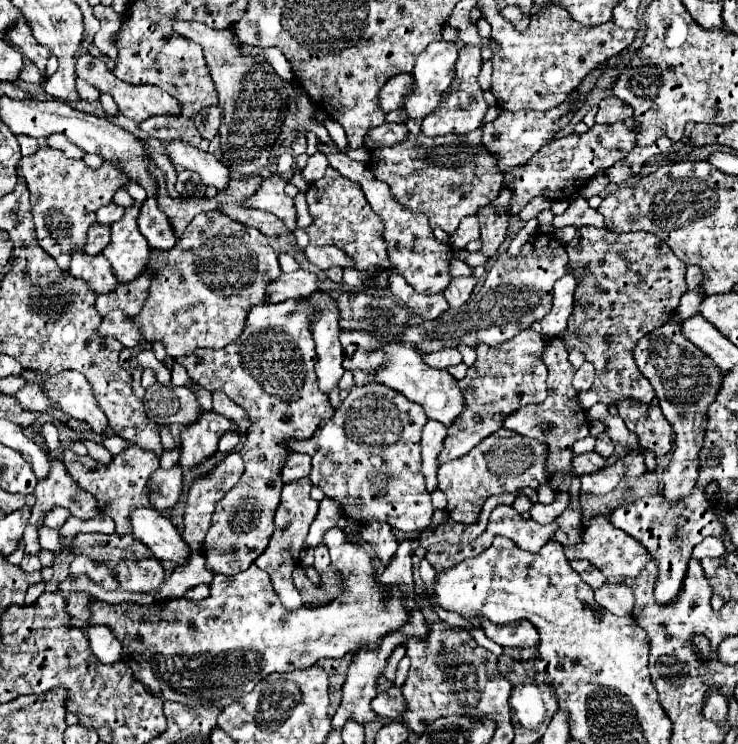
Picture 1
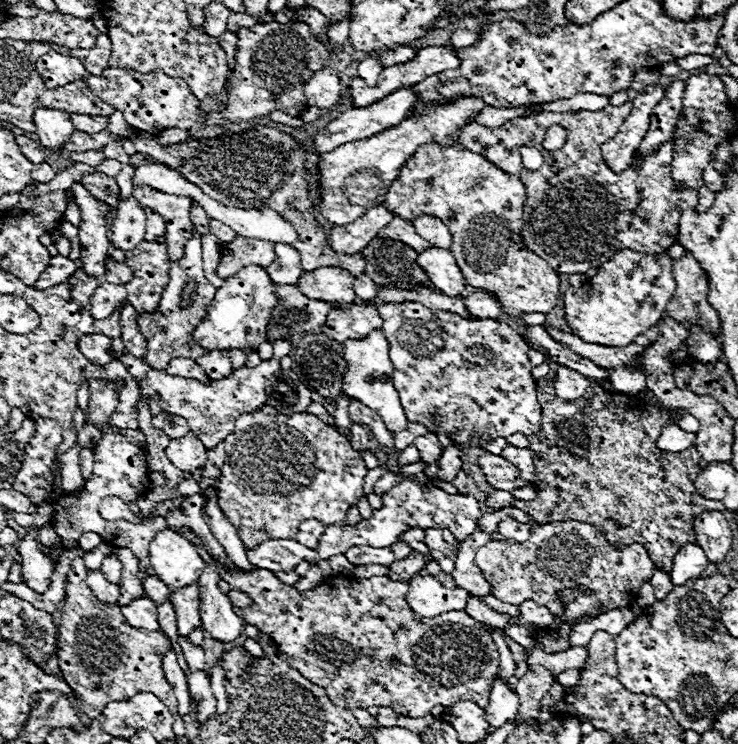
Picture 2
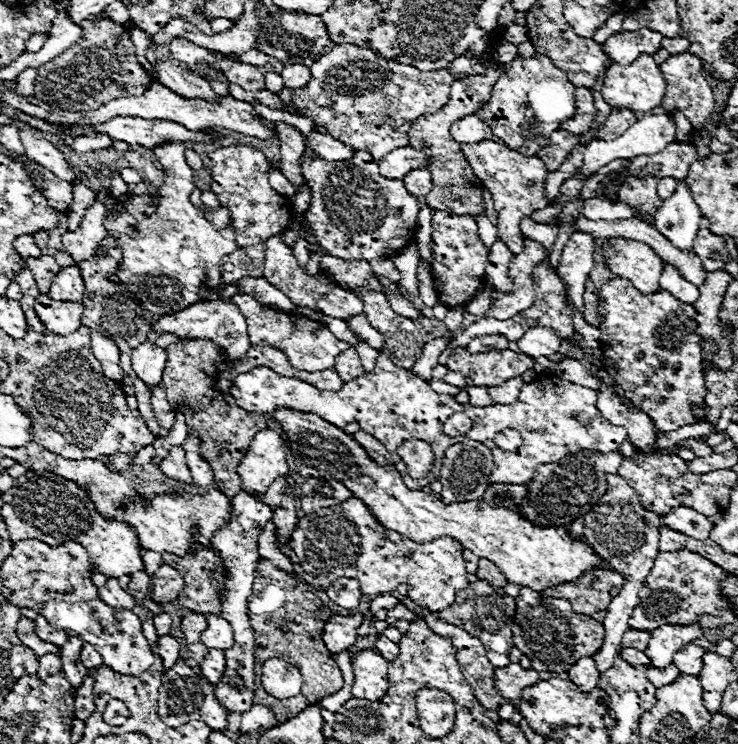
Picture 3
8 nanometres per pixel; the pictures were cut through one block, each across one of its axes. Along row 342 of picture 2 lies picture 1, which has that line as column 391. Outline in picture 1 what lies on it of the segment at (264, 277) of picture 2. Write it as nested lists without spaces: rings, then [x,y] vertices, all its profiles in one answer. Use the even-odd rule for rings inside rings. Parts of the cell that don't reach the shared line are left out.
[[[318,142],[318,150],[322,154],[328,156],[330,160],[330,166],[334,170],[338,170],[342,176],[346,176],[348,180],[354,180],[362,186],[364,194],[366,194],[366,200],[370,202],[372,210],[384,220],[384,238],[386,238],[386,244],[388,244],[388,258],[396,264],[396,272],[400,276],[406,278],[406,282],[416,290],[416,292],[422,292],[422,294],[436,294],[436,292],[442,292],[448,282],[450,282],[450,274],[448,274],[448,260],[452,258],[452,248],[444,242],[438,242],[432,234],[432,228],[428,224],[428,218],[424,214],[414,214],[410,210],[406,210],[404,206],[400,206],[392,194],[390,194],[390,188],[376,180],[374,174],[370,174],[370,166],[364,164],[364,162],[354,162],[350,160],[346,154],[340,154],[340,150],[324,144],[324,142]]]

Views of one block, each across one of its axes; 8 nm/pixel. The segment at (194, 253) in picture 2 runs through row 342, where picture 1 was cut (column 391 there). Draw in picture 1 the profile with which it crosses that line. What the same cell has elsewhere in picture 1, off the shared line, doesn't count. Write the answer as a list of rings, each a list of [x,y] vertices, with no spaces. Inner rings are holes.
[[[478,128],[470,134],[446,134],[432,138],[424,134],[410,134],[406,140],[390,148],[372,150],[368,164],[374,176],[390,186],[390,192],[394,198],[398,198],[398,202],[402,202],[402,206],[408,210],[418,210],[418,214],[426,214],[432,228],[442,228],[444,232],[452,234],[464,216],[476,214],[482,206],[488,206],[488,202],[492,202],[502,190],[502,172],[498,166],[494,166],[494,162],[498,162],[498,158],[494,158],[490,150],[484,150],[482,128]]]

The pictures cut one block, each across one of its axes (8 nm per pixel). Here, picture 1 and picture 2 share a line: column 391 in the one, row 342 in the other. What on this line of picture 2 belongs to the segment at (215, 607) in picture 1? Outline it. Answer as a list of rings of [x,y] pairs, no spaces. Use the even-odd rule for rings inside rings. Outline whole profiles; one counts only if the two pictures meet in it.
[[[622,248],[606,264],[598,268],[594,278],[584,286],[568,286],[564,292],[564,318],[572,334],[584,342],[626,348],[636,336],[650,330],[666,312],[666,304],[674,294],[676,280],[668,254],[646,254]]]

